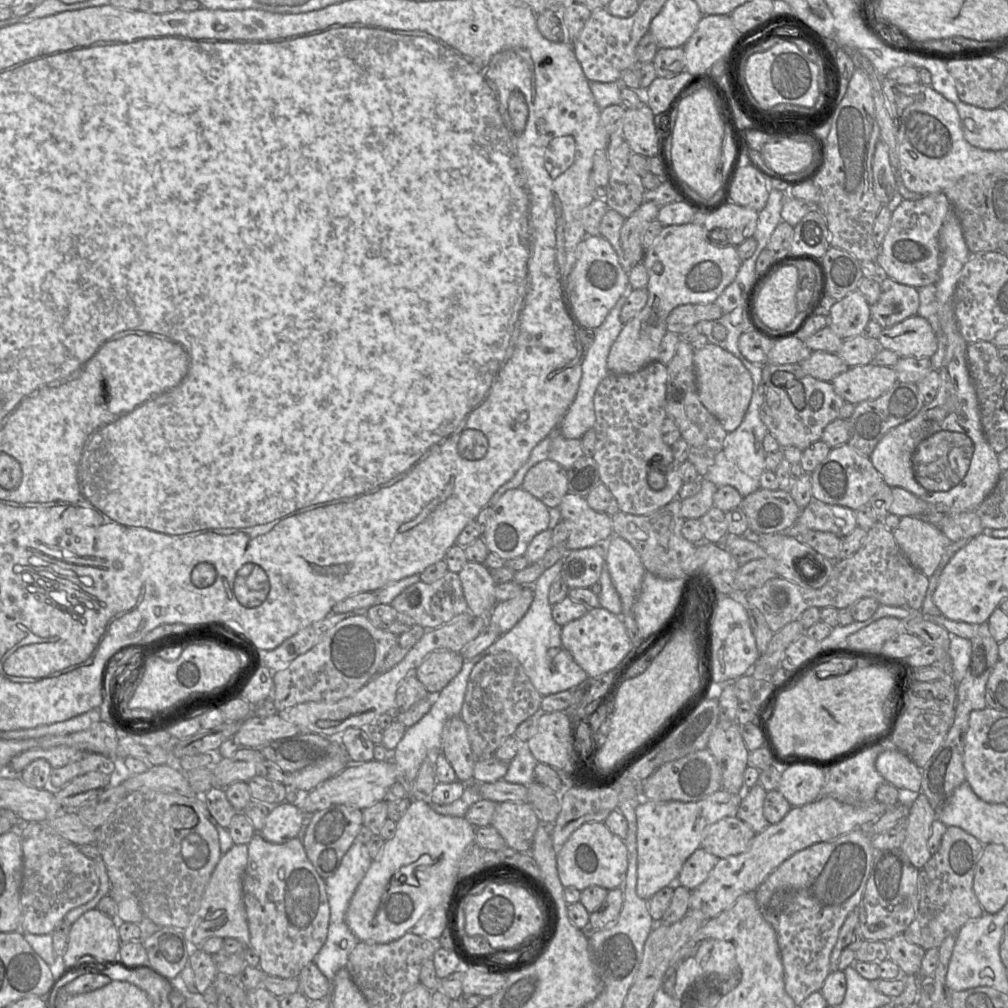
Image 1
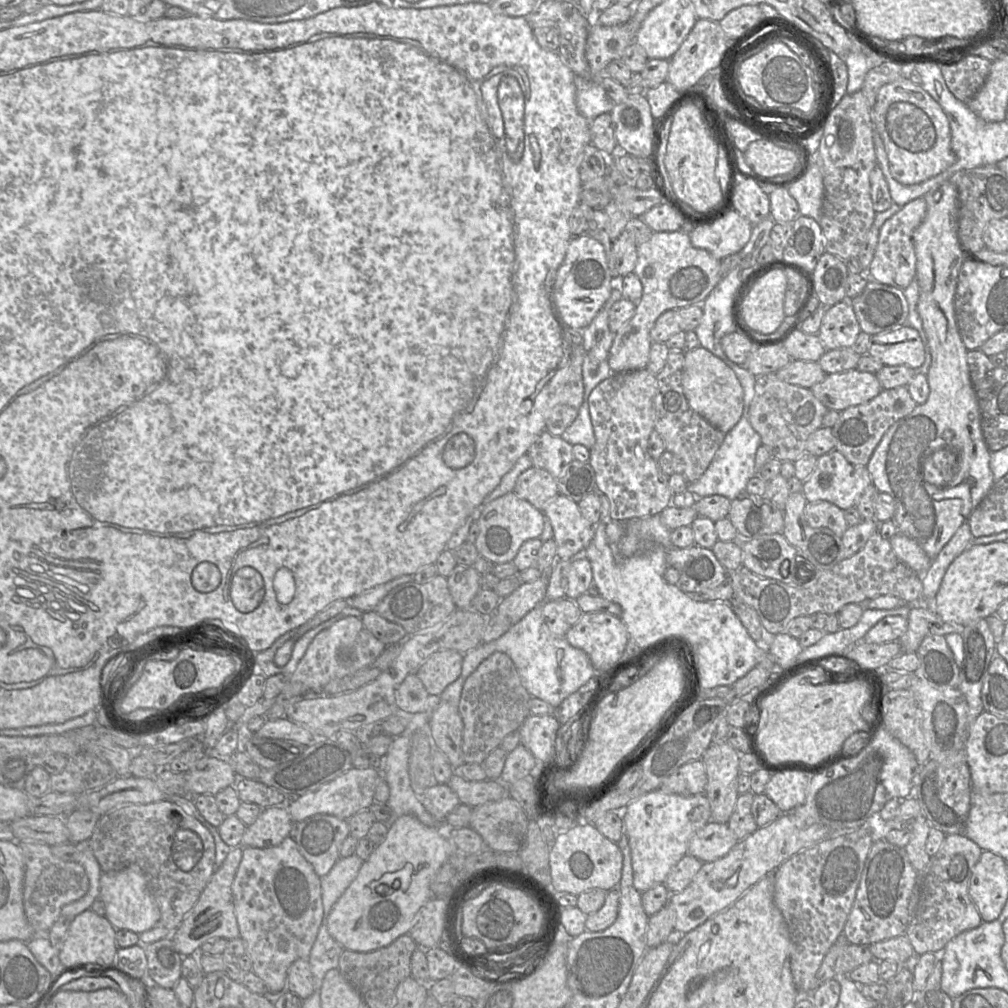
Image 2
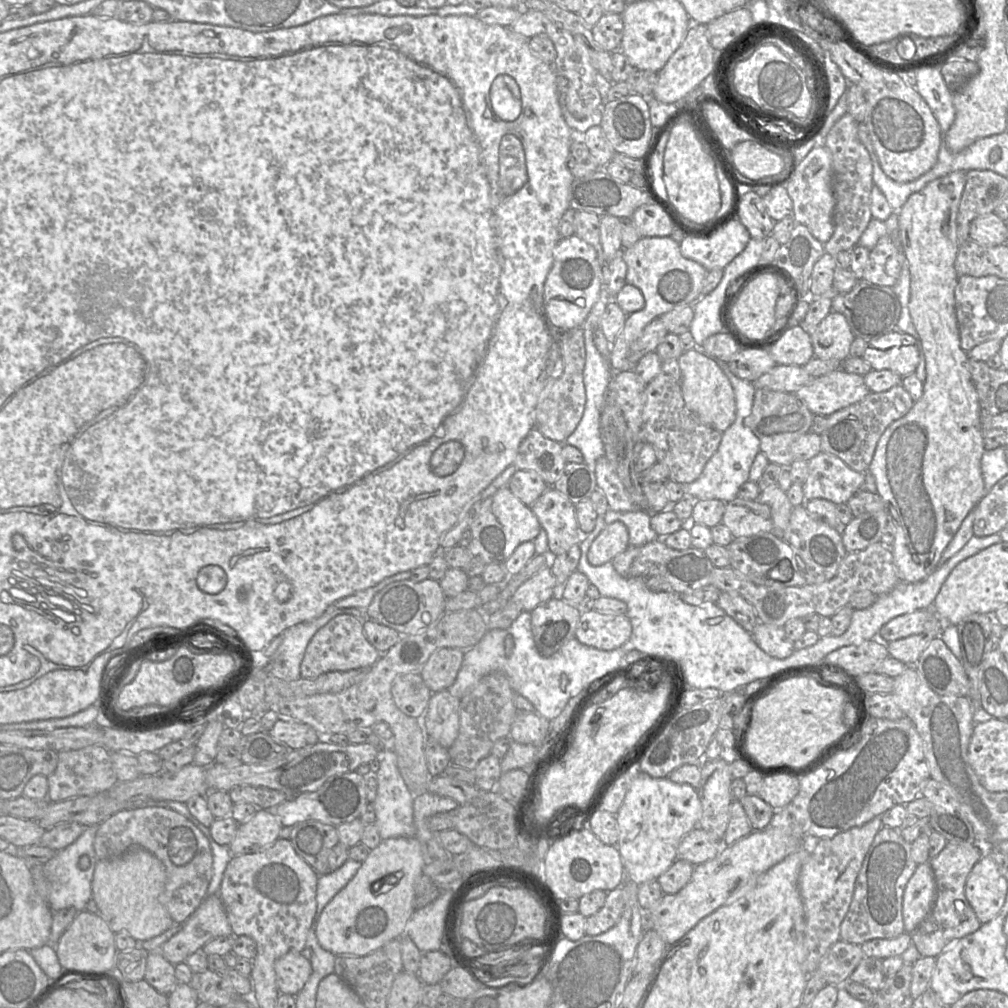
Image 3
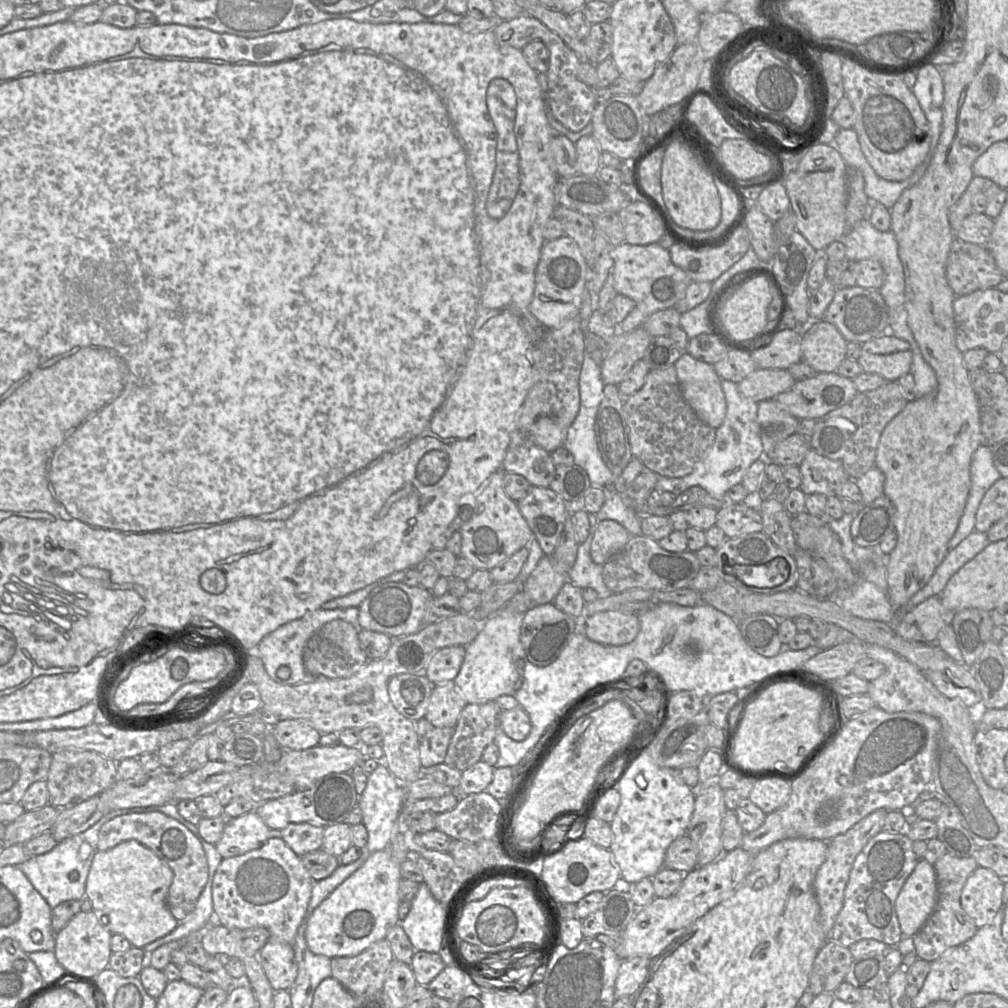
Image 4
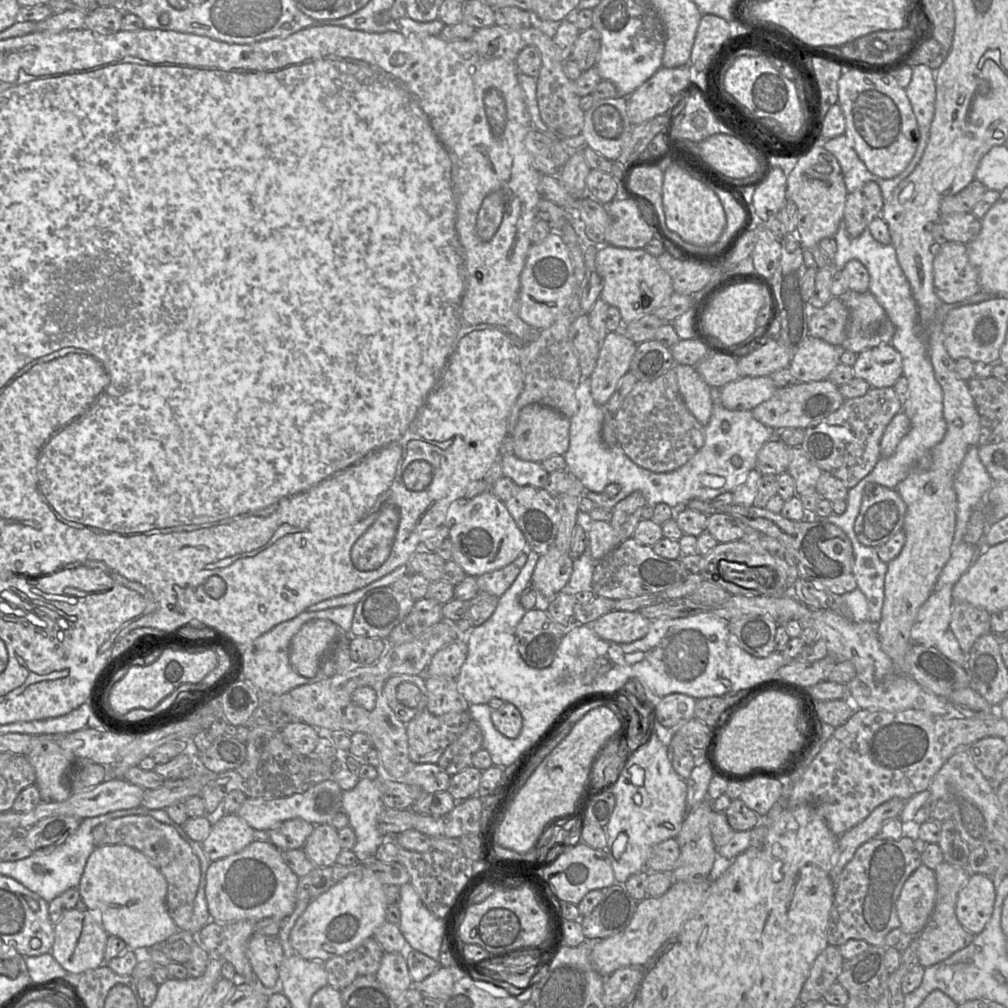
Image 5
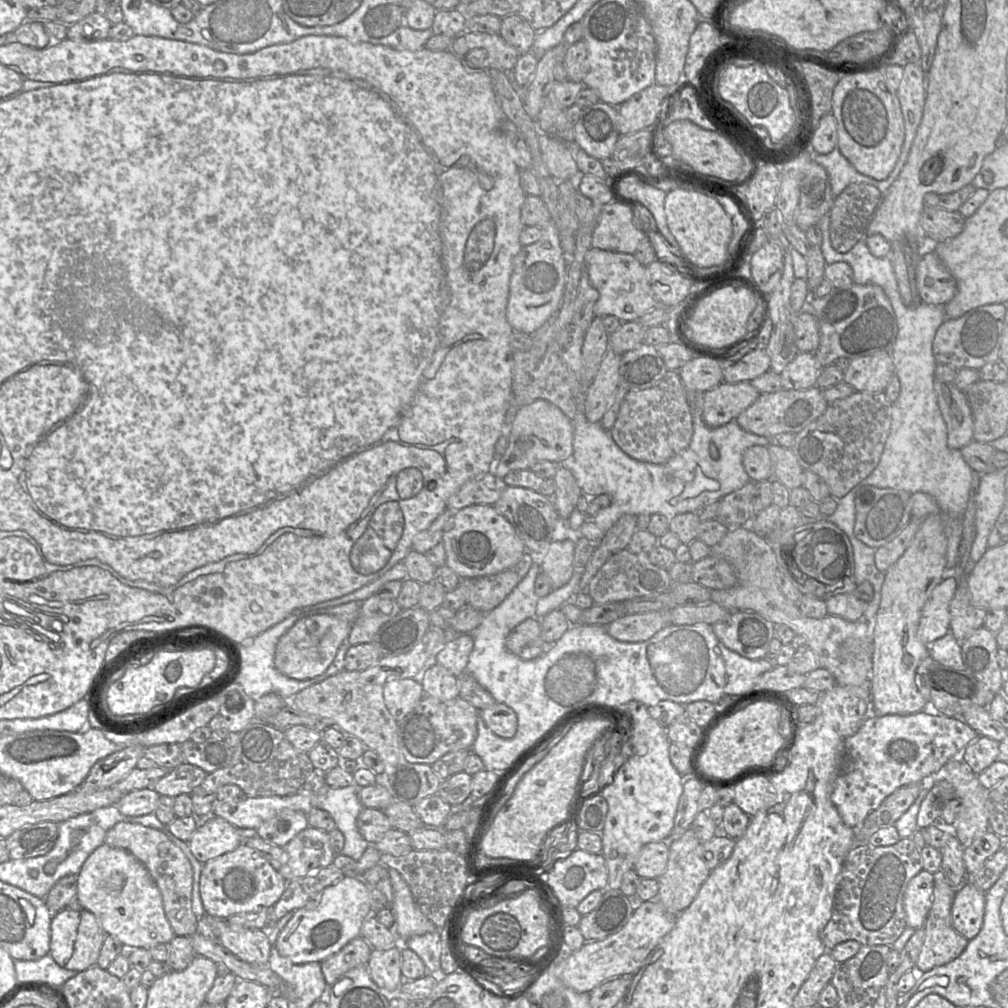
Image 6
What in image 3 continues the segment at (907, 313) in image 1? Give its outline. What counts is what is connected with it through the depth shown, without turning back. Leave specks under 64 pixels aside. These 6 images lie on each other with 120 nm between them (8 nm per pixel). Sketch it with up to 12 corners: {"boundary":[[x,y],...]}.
{"boundary":[[859,280],[831,295],[855,338],[897,330],[901,304],[892,287]]}

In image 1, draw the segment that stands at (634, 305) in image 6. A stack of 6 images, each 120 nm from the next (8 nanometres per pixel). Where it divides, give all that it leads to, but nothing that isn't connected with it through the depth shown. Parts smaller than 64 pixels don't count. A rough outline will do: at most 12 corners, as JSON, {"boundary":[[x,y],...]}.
{"boundary":[[700,224],[663,226],[641,261],[647,303],[609,374],[658,361],[670,312],[713,303],[742,263]]}

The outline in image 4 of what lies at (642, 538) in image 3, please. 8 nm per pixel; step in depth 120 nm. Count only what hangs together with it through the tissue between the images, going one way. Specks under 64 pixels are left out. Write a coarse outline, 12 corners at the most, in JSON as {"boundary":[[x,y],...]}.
{"boundary":[[611,486],[596,517],[615,520],[641,536],[641,517]]}

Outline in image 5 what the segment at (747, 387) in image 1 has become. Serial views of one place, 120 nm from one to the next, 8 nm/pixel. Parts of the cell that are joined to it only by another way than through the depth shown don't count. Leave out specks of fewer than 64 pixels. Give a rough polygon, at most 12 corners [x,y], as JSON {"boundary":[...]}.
{"boundary":[[675,364],[687,409],[706,426],[711,387],[694,366]]}

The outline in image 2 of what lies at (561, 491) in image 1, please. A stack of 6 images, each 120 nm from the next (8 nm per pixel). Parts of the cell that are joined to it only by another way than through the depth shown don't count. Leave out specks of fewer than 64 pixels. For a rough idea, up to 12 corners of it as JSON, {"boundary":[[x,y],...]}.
{"boundary":[[534,466],[513,491],[542,511],[559,494],[557,479]]}

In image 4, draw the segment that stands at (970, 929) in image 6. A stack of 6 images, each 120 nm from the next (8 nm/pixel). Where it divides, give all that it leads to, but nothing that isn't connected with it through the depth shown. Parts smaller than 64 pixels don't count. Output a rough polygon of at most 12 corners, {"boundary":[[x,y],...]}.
{"boundary":[[980,866],[961,906],[977,928],[1001,908],[1004,881]]}

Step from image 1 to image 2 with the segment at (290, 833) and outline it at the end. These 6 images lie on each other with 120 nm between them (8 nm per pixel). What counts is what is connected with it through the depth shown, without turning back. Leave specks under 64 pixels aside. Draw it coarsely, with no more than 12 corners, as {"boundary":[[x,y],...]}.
{"boundary":[[282,806],[262,808],[238,847],[267,848],[290,835]]}

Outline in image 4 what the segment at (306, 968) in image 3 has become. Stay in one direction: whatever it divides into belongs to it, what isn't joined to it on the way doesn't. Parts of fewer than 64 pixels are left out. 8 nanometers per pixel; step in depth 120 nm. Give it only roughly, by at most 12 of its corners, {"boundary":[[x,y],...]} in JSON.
{"boundary":[[268,940],[258,957],[274,992],[298,974],[292,944]]}

